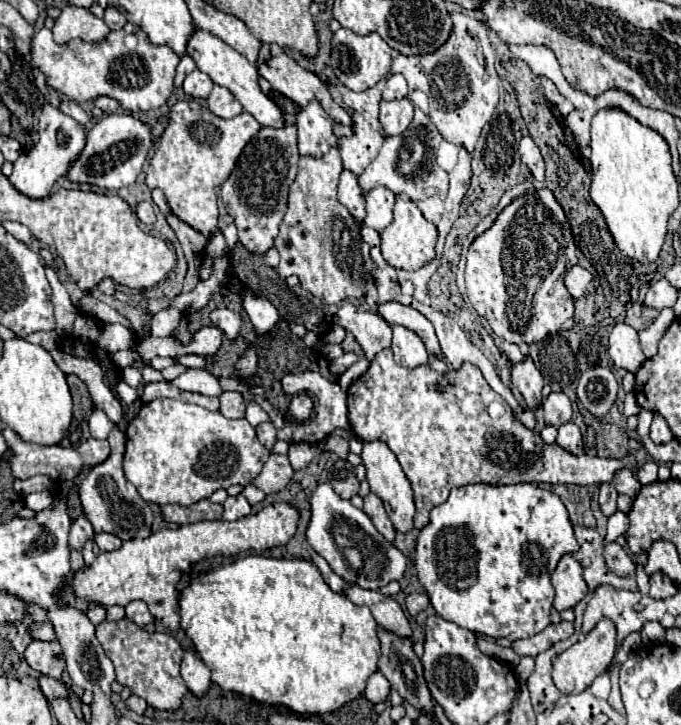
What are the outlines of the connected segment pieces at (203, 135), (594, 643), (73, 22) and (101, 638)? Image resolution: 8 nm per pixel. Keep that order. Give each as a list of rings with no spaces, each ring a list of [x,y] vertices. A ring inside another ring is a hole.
[[[196,99],[178,101],[170,109],[170,123],[162,133],[152,163],[148,165],[146,185],[150,189],[160,187],[172,213],[208,237],[218,223],[216,187],[226,181],[242,149],[260,129],[262,125],[246,111],[232,119],[220,119]]]
[[[600,621],[580,643],[574,643],[572,647],[568,647],[566,651],[562,651],[554,659],[552,679],[554,679],[556,687],[562,693],[580,693],[580,691],[584,691],[586,687],[592,685],[592,681],[598,675],[602,675],[610,667],[610,661],[614,657],[614,649],[616,649],[614,625],[610,625],[610,621]]]
[[[66,5],[62,7],[62,13],[54,21],[54,39],[58,43],[66,43],[70,39],[84,39],[84,41],[102,41],[110,29],[102,19],[92,15],[84,7]]]
[[[120,619],[116,623],[104,620],[96,626],[96,637],[105,654],[110,657],[116,669],[116,681],[126,685],[142,697],[148,705],[156,709],[178,709],[182,697],[188,693],[184,681],[180,679],[180,661],[184,649],[178,641],[166,633],[146,633],[142,627],[128,619]]]

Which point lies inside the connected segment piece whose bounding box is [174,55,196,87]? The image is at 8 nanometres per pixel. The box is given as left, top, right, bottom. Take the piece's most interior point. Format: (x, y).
(186, 65)

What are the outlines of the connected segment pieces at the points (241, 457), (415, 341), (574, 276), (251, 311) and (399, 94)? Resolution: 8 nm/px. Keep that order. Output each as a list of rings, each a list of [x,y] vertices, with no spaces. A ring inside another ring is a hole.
[[[154,399],[142,405],[140,413],[126,429],[124,473],[148,503],[194,505],[202,499],[208,499],[216,489],[228,489],[230,485],[250,485],[262,471],[268,457],[270,451],[256,439],[256,431],[246,419],[226,419],[222,413],[212,413],[200,405],[182,403],[176,399]]]
[[[392,325],[392,351],[394,361],[402,367],[414,369],[420,365],[428,365],[428,353],[420,337],[400,325]]]
[[[572,267],[566,273],[566,289],[574,299],[588,297],[594,293],[594,275],[584,267]]]
[[[252,291],[242,293],[244,309],[254,325],[256,335],[266,335],[278,321],[278,311],[272,307],[272,303],[264,297],[256,297]]]
[[[390,75],[386,81],[386,87],[382,91],[382,99],[384,101],[392,101],[392,99],[402,99],[406,97],[408,87],[406,87],[406,79],[402,75]]]

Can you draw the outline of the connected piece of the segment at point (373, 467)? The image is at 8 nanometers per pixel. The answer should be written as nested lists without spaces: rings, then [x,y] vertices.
[[[370,441],[364,443],[364,451],[362,451],[362,461],[368,473],[368,483],[374,495],[378,495],[386,507],[386,513],[390,517],[390,521],[394,523],[396,531],[400,533],[408,533],[414,529],[414,495],[412,495],[412,487],[410,481],[406,479],[398,459],[394,457],[394,453],[388,449],[388,445],[382,445],[382,441]]]

